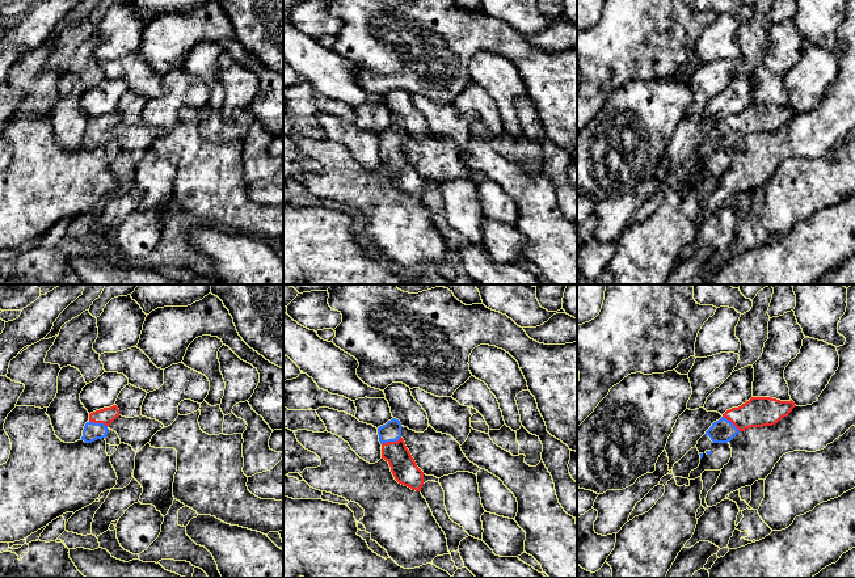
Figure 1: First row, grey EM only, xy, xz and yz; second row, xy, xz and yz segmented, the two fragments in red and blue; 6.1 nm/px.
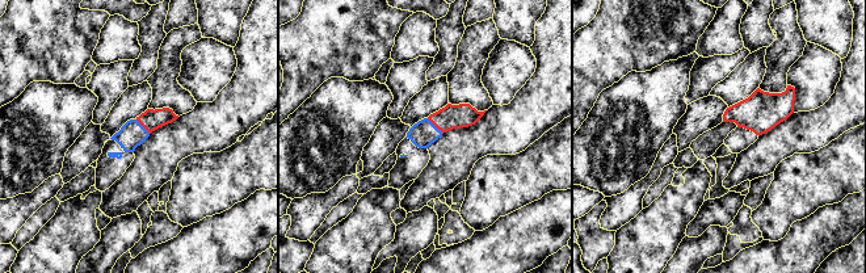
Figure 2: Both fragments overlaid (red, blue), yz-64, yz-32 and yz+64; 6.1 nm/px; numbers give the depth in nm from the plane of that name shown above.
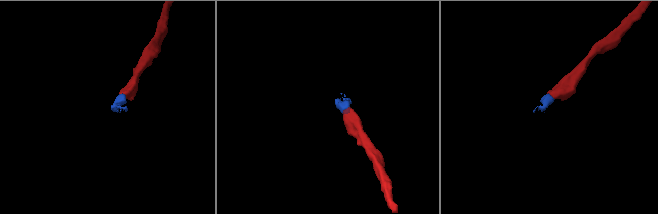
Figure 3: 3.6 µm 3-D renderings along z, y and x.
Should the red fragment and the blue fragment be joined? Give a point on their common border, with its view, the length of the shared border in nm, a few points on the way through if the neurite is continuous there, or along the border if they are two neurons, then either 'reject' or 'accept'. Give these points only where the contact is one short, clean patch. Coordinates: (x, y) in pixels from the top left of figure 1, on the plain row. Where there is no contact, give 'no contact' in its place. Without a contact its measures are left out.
meets red in xz at (391, 148); contact 130 nm long; runs through xz (403, 172), (391, 148), (391, 138); accept

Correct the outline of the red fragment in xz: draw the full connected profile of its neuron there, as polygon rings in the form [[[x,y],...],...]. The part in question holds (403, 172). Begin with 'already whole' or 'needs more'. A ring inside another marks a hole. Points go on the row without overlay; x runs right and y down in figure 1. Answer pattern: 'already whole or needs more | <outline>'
needs more | [[[392,125],[378,134],[378,142],[382,151],[382,165],[389,170],[395,186],[412,197],[421,198],[424,178],[417,173],[401,144],[400,127]]]

